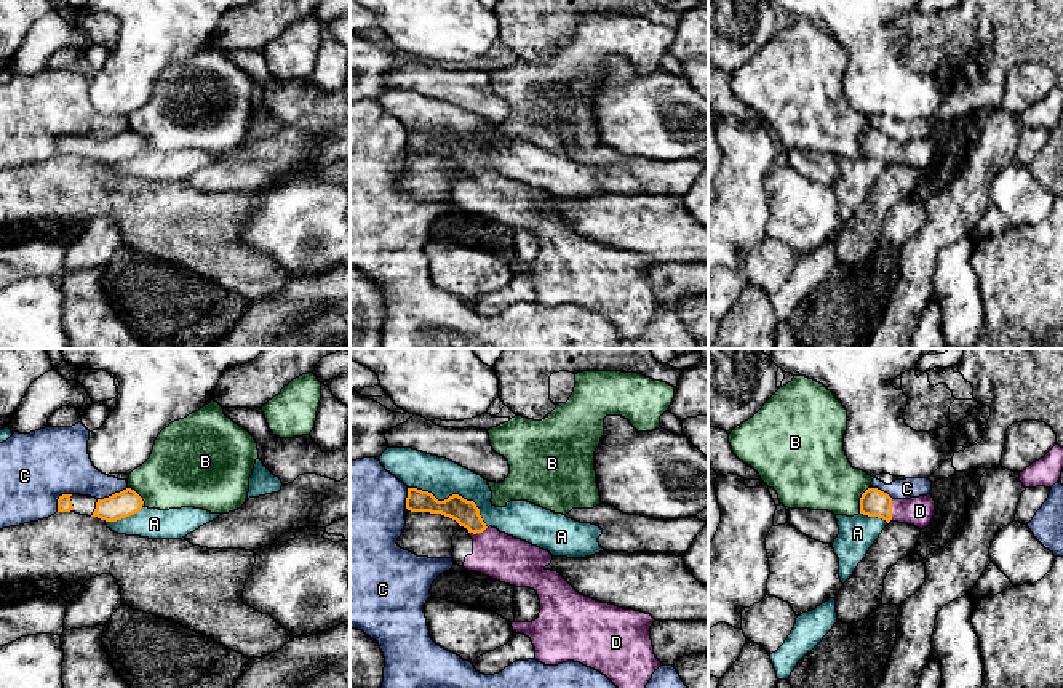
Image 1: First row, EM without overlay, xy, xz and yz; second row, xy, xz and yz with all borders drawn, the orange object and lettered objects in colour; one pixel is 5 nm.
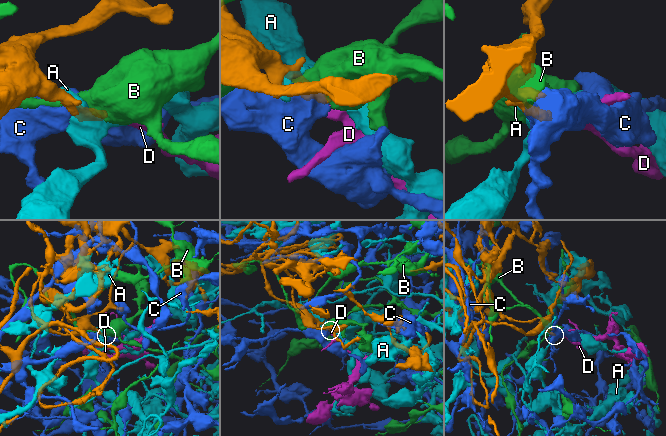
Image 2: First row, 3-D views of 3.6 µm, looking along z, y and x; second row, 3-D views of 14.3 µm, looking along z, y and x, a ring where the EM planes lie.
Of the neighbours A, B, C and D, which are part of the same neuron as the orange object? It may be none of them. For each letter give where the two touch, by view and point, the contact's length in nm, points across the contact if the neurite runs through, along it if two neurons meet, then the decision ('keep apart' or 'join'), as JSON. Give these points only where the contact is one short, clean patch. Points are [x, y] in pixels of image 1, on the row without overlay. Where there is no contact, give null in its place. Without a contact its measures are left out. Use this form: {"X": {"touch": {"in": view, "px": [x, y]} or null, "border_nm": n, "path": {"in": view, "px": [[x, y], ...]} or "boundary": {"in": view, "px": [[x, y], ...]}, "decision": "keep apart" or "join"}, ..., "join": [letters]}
{"A": {"touch": {"in": "xz", "px": [453, 136]}, "border_nm": 460, "decision": "keep apart"}, "B": {"touch": {"in": "yz", "px": [860, 141]}, "border_nm": 150, "decision": "keep apart"}, "C": {"touch": {"in": "xy", "px": [112, 136]}, "border_nm": 170, "decision": "keep apart"}, "D": {"touch": {"in": "yz", "px": [891, 152]}, "border_nm": 110, "path": {"in": "yz", "px": [[873, 144], [891, 152], [919, 152]]}, "decision": "join"}, "join": ["D"]}

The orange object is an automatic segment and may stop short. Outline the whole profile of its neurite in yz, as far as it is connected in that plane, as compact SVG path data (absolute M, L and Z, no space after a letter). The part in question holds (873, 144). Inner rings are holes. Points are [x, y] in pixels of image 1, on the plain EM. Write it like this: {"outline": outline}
{"outline": "M868 130L860 139L860 155L882 160L887 165L908 165L924 171L930 166L935 157L935 142L932 136L910 141L892 141L887 134L878 130Z"}

